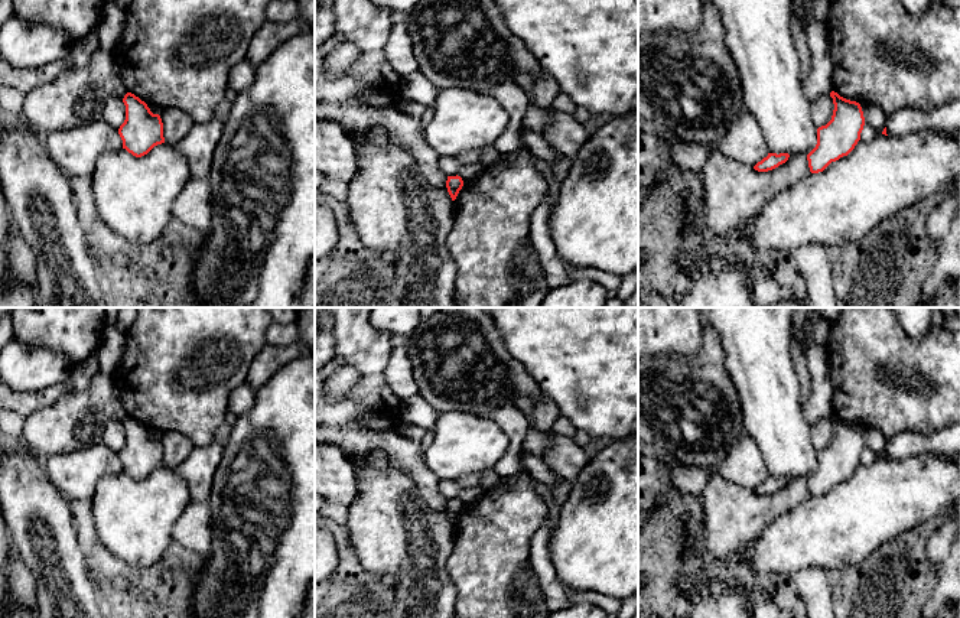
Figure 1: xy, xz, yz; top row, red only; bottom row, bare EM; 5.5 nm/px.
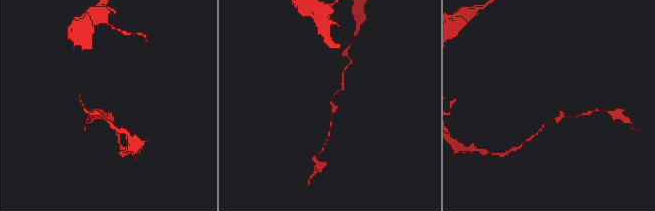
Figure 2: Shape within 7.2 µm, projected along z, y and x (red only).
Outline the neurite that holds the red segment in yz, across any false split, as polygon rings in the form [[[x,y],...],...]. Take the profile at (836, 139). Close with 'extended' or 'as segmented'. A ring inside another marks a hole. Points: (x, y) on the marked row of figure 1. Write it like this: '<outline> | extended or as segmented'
[[[832,91],[834,110],[832,120],[817,129],[817,144],[807,154],[811,173],[823,172],[832,162],[847,156],[858,142],[865,126],[859,103],[846,100]]] | as segmented

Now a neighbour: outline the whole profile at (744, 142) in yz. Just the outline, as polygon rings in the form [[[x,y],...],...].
[[[746,110],[717,144],[723,156],[751,167],[769,153],[755,117]]]

